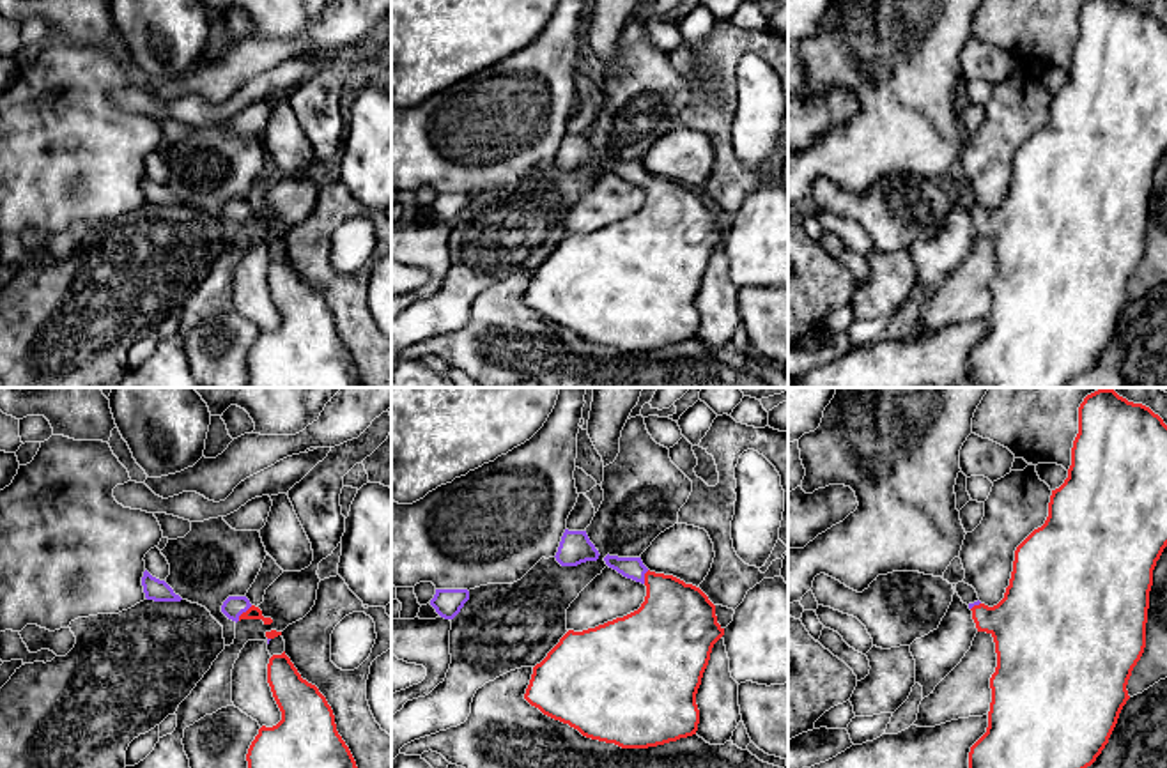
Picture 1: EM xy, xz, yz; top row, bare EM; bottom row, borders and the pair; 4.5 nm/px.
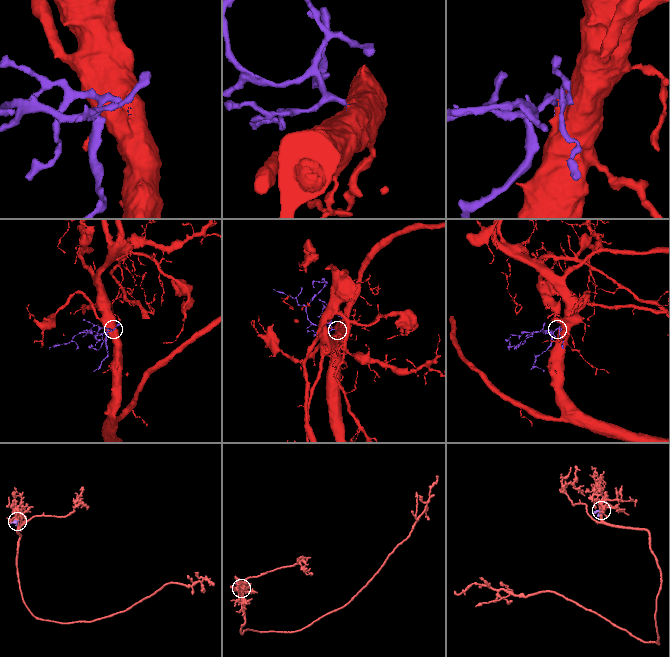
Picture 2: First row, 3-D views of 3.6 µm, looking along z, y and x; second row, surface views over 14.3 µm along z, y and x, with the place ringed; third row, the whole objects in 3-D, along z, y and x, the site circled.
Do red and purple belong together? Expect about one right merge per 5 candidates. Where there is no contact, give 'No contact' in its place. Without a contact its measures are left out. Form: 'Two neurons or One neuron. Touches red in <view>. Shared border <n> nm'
One neuron. Touches red in xy. Shared border 100 nm

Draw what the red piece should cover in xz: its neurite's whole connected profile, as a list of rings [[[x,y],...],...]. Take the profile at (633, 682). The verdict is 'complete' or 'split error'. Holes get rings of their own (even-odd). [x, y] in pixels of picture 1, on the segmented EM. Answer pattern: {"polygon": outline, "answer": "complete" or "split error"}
{"polygon": [[[606,556],[606,564],[646,586],[641,607],[583,632],[568,630],[533,667],[524,699],[583,736],[622,749],[648,749],[696,734],[696,694],[714,644],[724,635],[715,605],[696,586],[650,572],[641,557]]], "answer": "split error"}

